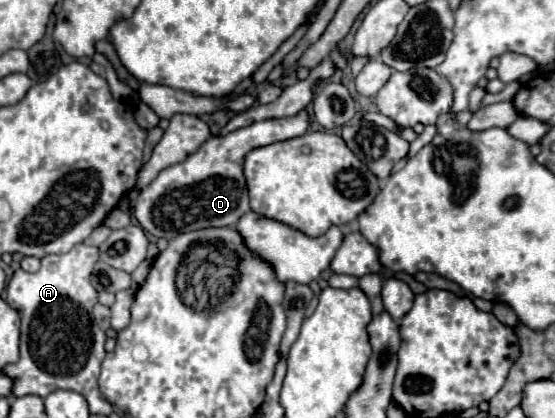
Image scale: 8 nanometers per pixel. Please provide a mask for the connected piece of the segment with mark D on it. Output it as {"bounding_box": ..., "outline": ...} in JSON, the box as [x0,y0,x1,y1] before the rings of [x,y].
{"bounding_box":[135,109,309,239],"outline":[[[303,109],[293,117],[257,121],[249,127],[241,127],[227,135],[209,137],[201,149],[189,155],[183,163],[163,169],[157,179],[147,185],[135,203],[135,217],[141,227],[155,237],[173,239],[181,233],[203,227],[235,225],[245,213],[249,213],[247,183],[243,177],[243,159],[253,147],[263,147],[275,141],[299,137],[309,127],[309,115]]]}

